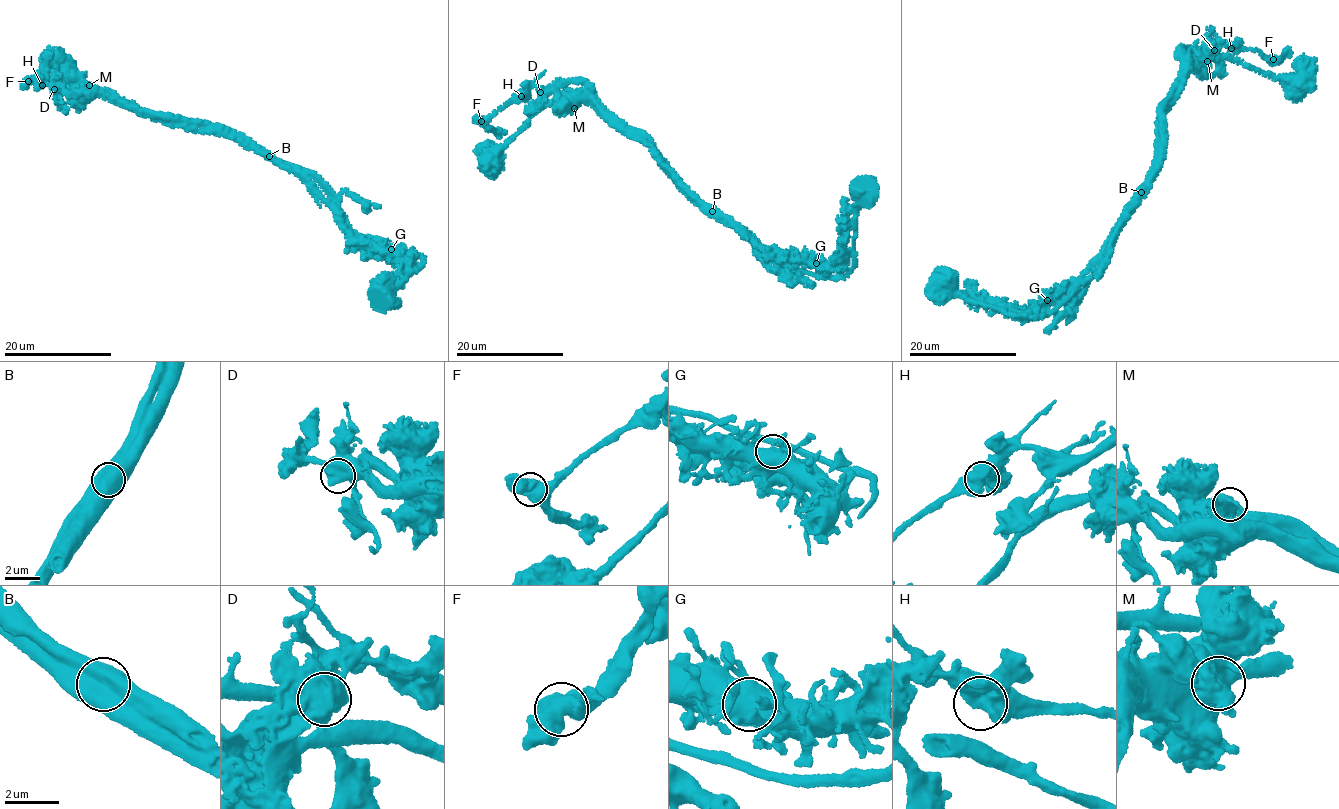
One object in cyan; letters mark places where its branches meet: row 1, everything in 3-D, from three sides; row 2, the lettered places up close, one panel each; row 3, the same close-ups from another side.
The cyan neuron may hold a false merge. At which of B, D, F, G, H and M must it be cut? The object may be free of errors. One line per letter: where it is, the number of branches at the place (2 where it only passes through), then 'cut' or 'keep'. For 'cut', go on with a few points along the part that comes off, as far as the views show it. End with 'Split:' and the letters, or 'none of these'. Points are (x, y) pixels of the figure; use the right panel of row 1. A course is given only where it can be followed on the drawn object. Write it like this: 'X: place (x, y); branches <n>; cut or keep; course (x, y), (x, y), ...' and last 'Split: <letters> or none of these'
B: place (1141, 192); branches 1; cut; course (1141, 192), (1159, 168), (1163, 112), (1185, 71), (1180, 52), (1218, 41), (1275, 61), (1285, 51)
D: place (1214, 50); branches 2; keep
F: place (1273, 59); branches 2; keep
G: place (1047, 300); branches 2; keep
H: place (1231, 48); branches 2; keep
M: place (1207, 61); branches 2; keep
Split: B

